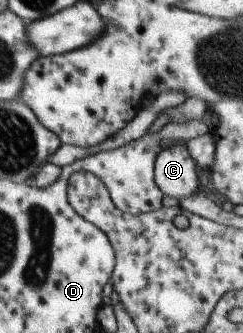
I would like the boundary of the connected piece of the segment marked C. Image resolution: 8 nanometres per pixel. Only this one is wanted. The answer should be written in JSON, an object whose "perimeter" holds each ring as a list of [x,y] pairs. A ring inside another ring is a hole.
{"perimeter":[[[173,140],[153,159],[153,181],[164,196],[176,199],[201,189],[194,160],[182,140]]]}

